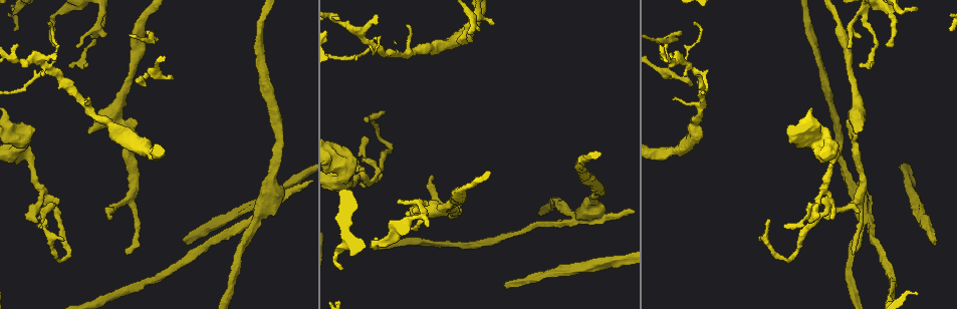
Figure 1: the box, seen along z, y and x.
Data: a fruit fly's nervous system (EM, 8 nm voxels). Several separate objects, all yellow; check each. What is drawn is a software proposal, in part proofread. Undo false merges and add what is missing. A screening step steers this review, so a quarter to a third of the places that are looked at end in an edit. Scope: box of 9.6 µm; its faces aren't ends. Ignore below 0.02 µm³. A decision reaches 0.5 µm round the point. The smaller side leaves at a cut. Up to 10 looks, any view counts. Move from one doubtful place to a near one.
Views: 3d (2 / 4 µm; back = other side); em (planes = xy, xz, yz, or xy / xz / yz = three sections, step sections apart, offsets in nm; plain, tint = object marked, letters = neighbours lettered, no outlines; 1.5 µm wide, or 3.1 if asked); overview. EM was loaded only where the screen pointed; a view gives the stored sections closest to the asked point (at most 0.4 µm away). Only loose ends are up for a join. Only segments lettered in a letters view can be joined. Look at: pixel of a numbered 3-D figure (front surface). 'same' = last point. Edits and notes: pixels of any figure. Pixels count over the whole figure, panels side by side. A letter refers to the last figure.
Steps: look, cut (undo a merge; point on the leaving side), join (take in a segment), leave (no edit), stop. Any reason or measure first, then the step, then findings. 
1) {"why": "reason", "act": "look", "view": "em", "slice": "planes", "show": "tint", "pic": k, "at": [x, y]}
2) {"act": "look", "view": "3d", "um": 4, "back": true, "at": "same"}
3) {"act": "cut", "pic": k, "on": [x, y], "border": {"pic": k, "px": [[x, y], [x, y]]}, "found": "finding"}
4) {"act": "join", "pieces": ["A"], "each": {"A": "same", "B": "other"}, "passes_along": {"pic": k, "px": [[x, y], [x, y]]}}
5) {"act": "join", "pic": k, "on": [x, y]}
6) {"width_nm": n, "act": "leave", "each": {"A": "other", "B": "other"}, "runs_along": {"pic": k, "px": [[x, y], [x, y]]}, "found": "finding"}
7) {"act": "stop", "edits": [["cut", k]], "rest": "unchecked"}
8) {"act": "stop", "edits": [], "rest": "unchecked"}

{"why": "branch stops here", "act": "look", "view": "em", "slice": "planes", "show": "tint", "pic": 1, "at": [182, 239]}

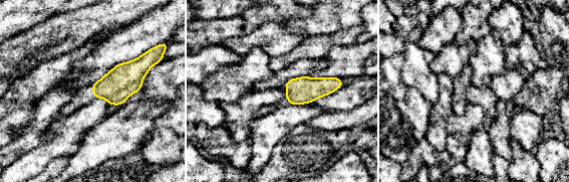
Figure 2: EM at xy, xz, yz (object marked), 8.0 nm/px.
{"why": "see the neighbours", "act": "look", "view": "em", "slice": "planes", "show": "letters", "at": "same"}

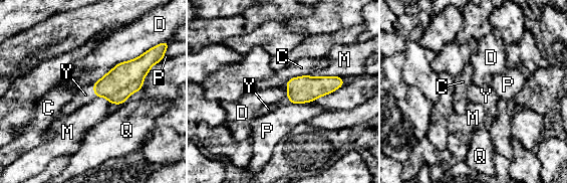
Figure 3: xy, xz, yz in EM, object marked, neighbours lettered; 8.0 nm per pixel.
{"longest_contact_nm": ["D", 340], "act": "join", "pieces": ["Y"], "each": {"C": "other", "D": "other", "M": "other", "P": "other", "Q": "other", "Y": "same"}, "passes_along": {"pic": 3, "px": [[117, 84], [93, 89], [85, 95]]}, "found": "the neuron continues"}

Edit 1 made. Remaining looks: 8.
{"why": "an open end", "act": "look", "view": "em", "slice": "planes", "show": "plain", "pic": 1, "at": [492, 23]}

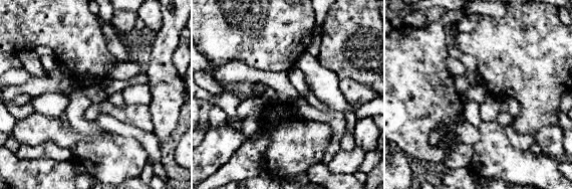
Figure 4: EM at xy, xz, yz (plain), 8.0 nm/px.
{"why": "where the object lies", "act": "look", "view": "em", "slice": "planes", "show": "tint", "at": "same"}

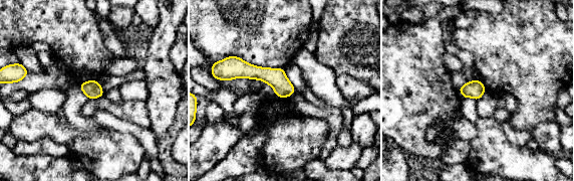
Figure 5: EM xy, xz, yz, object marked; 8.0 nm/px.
{"why": "see the neighbours", "act": "look", "view": "em", "slice": "planes", "show": "letters", "at": "same"}

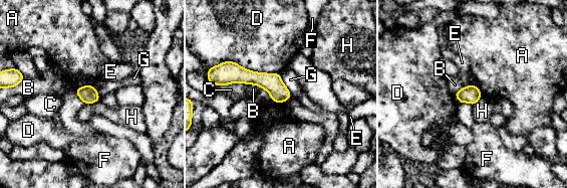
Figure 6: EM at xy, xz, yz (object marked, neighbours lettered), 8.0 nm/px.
{"act": "leave", "each": {"A": "other", "B": "other", "C": "other", "D": "other", "E": "other", "F": "other", "G": "other", "H": "other"}, "border": {"pic": 6, "px": [[99, 100], [84, 104]]}, "found": "no lettered segment goes on from it"}

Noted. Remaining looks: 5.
{"why": "tapers out", "act": "look", "view": "em", "slice": "xz", "step": 4, "show": "tint", "pic": 1, "at": [376, 14]}

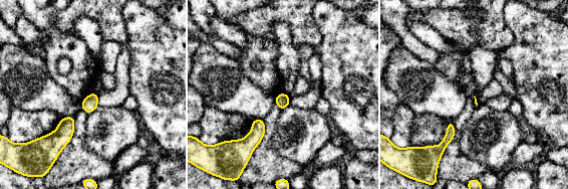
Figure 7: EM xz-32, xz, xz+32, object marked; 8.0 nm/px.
{"why": "see the neighbours", "act": "look", "view": "em", "slice": "xz", "step": 4, "show": "letters", "at": "same"}

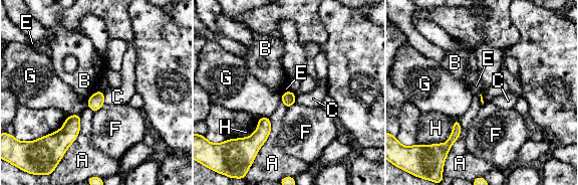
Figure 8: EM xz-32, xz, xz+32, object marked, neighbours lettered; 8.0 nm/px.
{"act": "leave", "each": {"A": "other", "B": "other", "C": "other", "E": "other", "F": "other", "G": "other", "H": "other"}, "border": {"pic": 8, "px": [[99, 89], [87, 100]]}, "found": "no lettered segment goes on from it"}

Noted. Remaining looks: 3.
{"act": "stop", "edits": [["join", 3]], "rest": "unchecked"}

